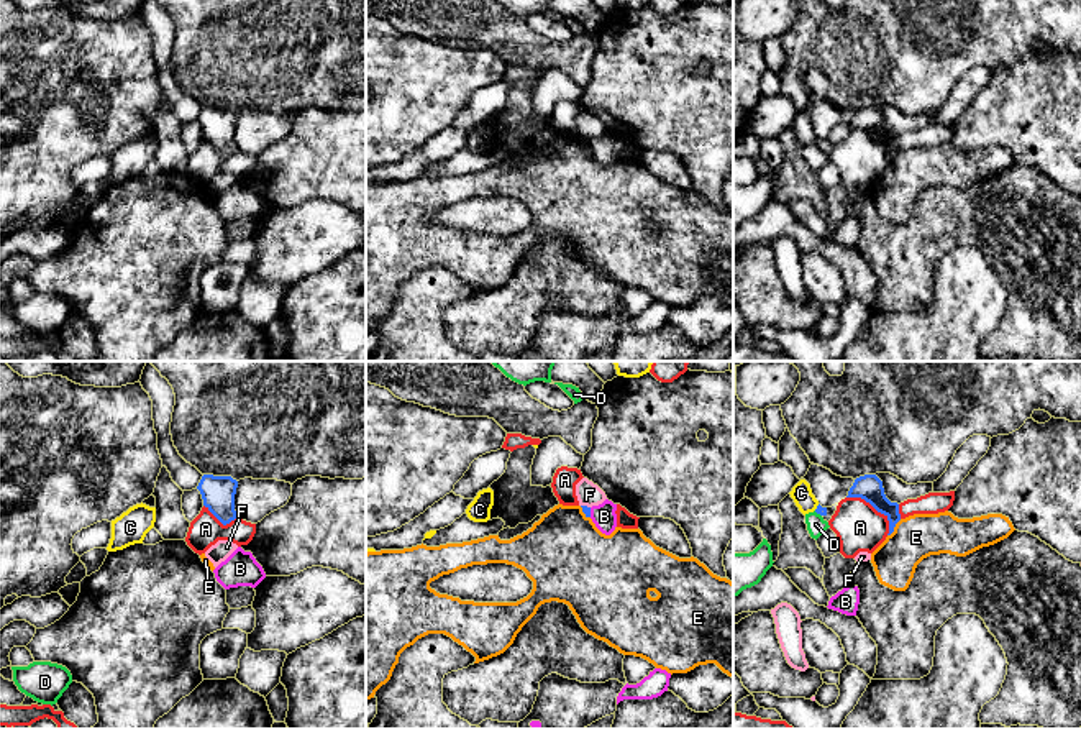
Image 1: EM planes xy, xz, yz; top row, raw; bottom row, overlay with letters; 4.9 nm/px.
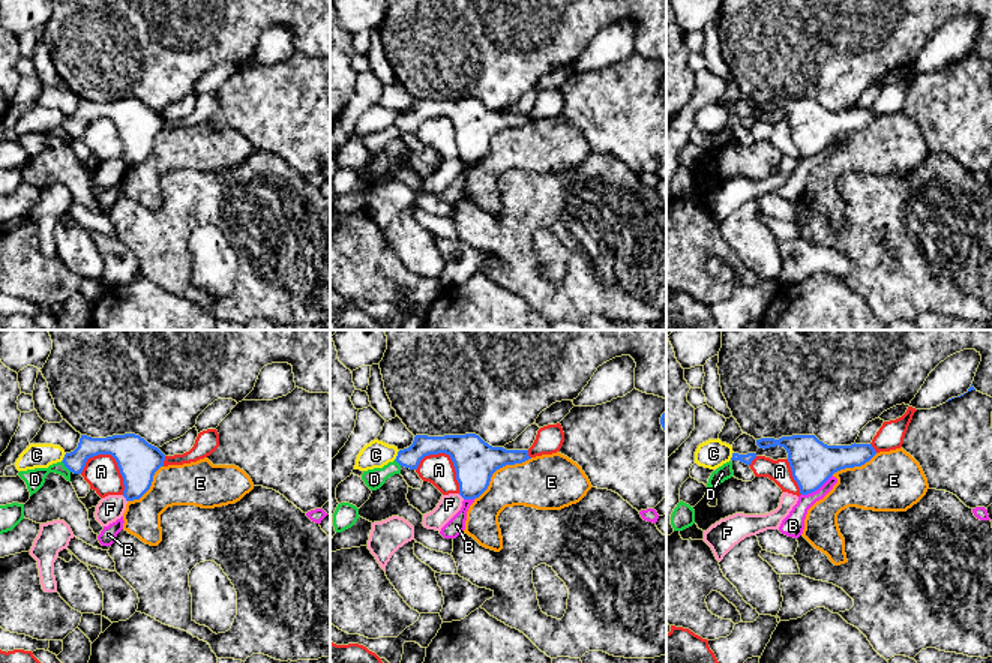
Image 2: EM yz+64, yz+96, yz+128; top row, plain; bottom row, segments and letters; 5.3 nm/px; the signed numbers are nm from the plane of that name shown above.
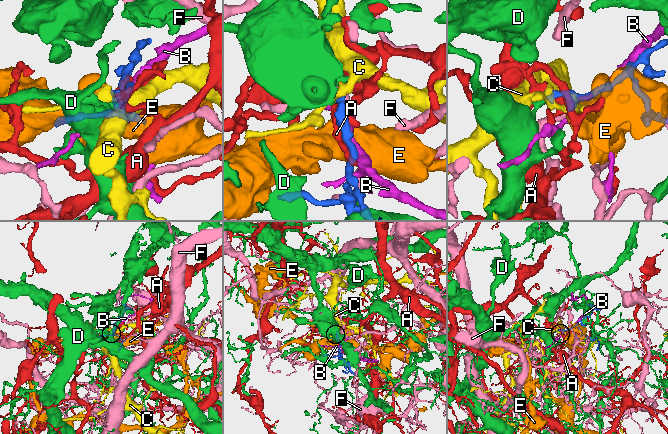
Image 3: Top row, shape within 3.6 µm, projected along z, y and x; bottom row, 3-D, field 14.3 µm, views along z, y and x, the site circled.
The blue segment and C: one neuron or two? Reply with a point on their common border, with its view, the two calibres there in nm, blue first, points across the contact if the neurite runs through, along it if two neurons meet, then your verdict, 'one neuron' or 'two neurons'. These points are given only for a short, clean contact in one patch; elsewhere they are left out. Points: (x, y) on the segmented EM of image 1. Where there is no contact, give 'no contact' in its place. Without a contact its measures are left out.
yz (817, 508) | 50/100 nm | along yz (819, 504), (814, 509) | two neurons

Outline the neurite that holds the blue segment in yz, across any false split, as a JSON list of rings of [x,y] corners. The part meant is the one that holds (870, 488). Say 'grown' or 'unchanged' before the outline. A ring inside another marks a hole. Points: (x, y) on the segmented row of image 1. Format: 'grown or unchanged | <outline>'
unchanged | [[[864,475],[856,478],[846,497],[861,497],[878,512],[884,514],[889,520],[887,535],[894,532],[896,524],[901,520],[899,504],[891,502],[886,497],[883,481],[876,475]]]

